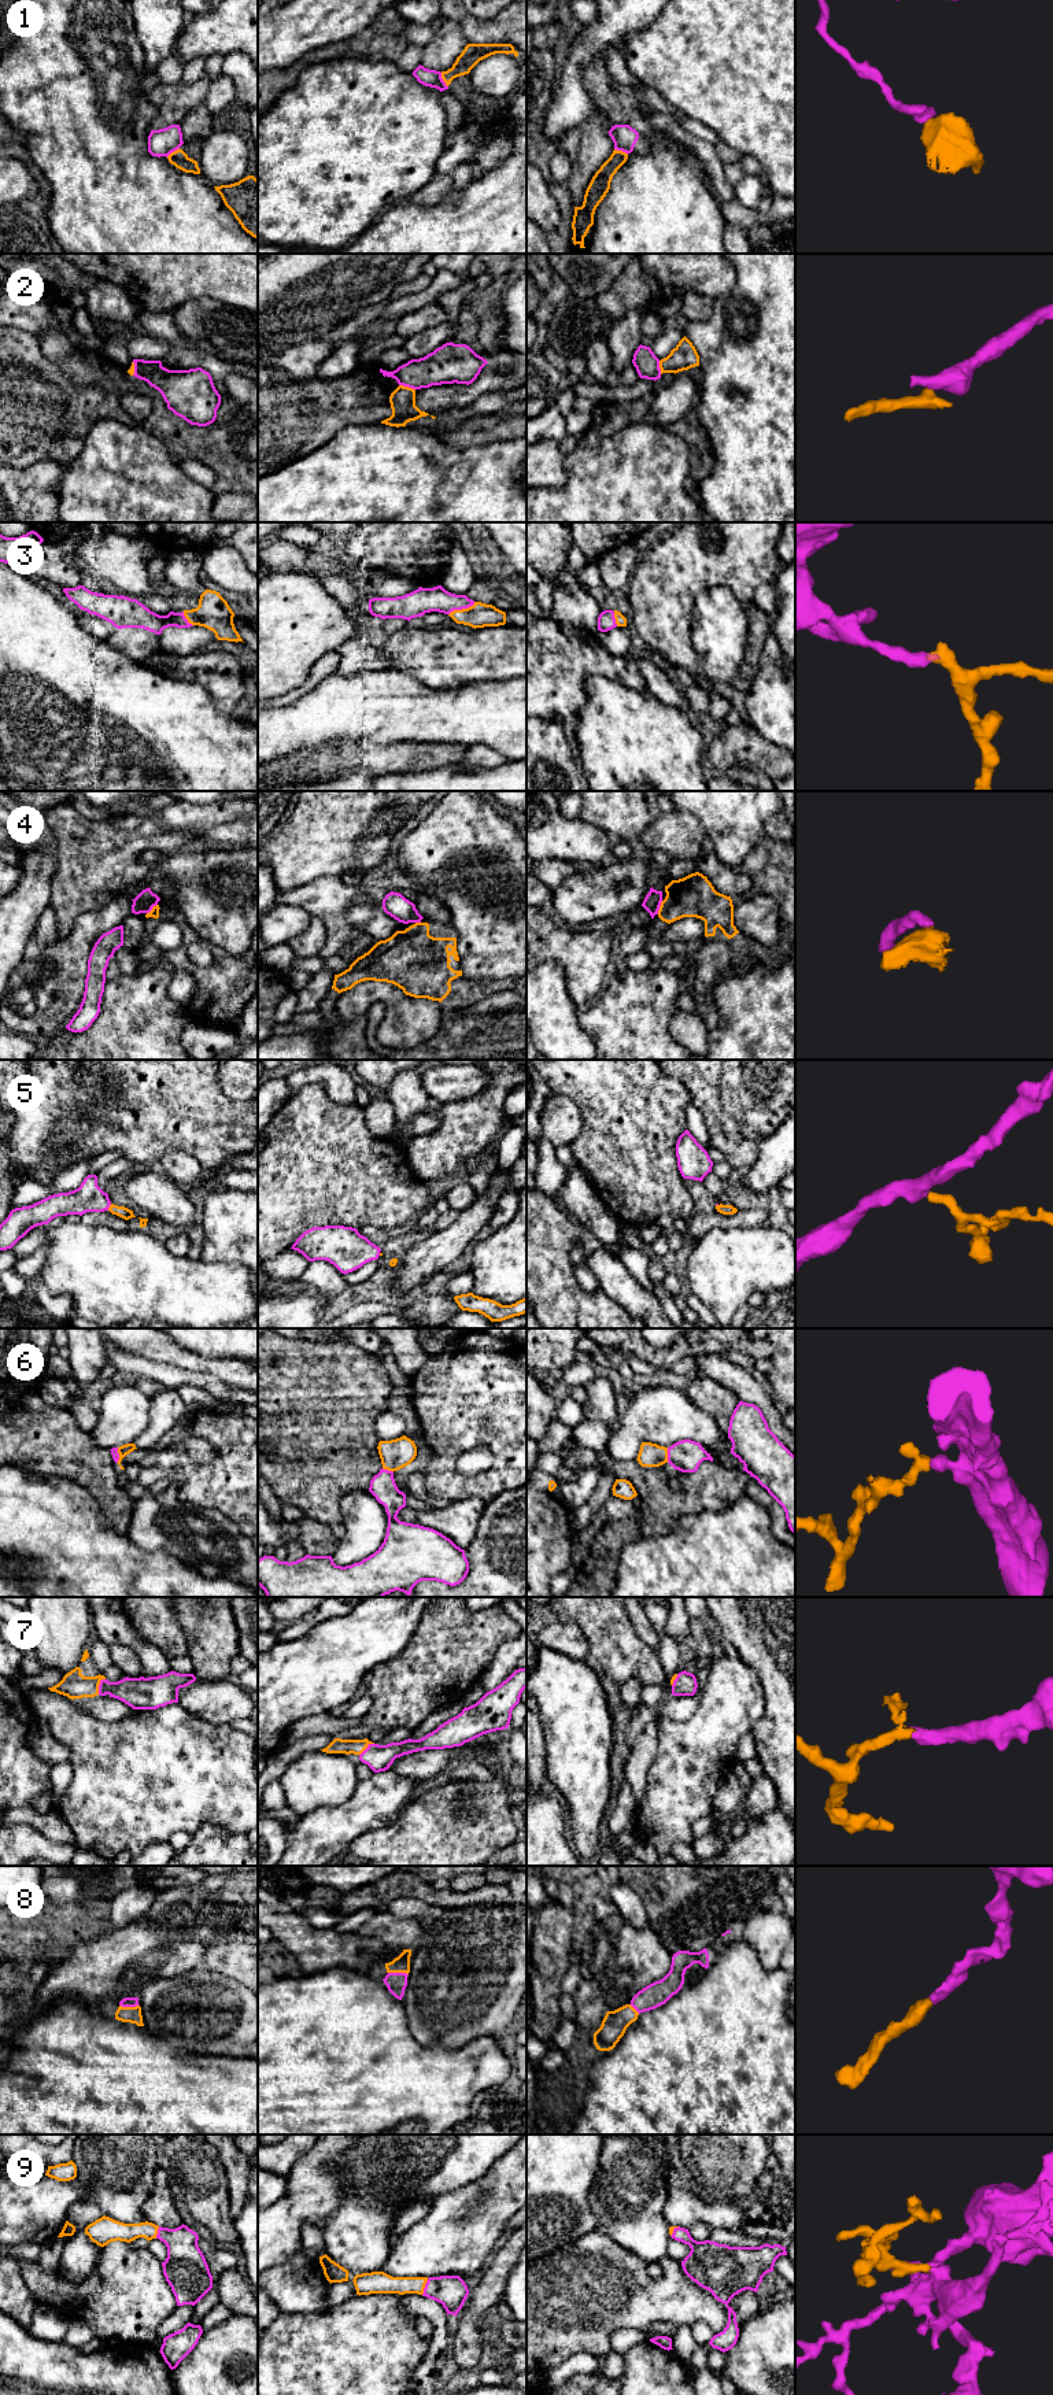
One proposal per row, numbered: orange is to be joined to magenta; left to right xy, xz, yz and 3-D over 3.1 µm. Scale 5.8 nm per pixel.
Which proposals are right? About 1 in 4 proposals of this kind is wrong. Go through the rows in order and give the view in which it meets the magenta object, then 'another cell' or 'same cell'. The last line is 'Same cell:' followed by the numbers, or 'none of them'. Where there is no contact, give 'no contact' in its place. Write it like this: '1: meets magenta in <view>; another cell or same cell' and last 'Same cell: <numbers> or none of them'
1: meets magenta in xz; another cell
2: meets magenta in xz; another cell
3: meets magenta in xz; same cell
4: meets magenta in yz; another cell
5: meets magenta in xy; same cell
6: meets magenta in yz; same cell
7: meets magenta in xy; same cell
8: meets magenta in xy; same cell
9: meets magenta in xz; same cell
Same cell: 3, 5, 6, 7, 8, 9

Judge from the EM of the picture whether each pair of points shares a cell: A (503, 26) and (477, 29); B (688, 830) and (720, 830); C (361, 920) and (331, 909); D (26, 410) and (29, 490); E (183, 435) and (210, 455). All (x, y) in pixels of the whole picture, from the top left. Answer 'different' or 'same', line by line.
A: same
B: different
C: different
D: different
E: same

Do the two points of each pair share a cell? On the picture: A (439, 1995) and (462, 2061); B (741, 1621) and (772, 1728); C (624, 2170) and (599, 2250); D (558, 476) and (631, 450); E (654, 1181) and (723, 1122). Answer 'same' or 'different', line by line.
A: different
B: same
C: different
D: different
E: different

